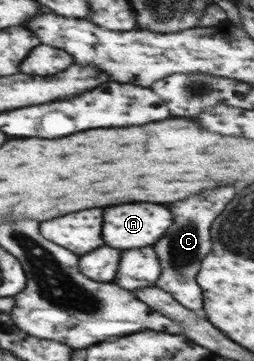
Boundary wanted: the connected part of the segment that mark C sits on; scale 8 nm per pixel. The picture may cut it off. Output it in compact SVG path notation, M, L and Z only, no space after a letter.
M222 186L222 188L214 188L208 192L190 196L180 202L172 202L170 212L174 214L174 224L154 246L161 266L156 286L165 292L170 292L174 300L178 300L182 306L194 312L202 312L202 290L196 284L196 274L200 270L200 260L212 250L210 226L234 196L236 196L234 186L232 188Z

